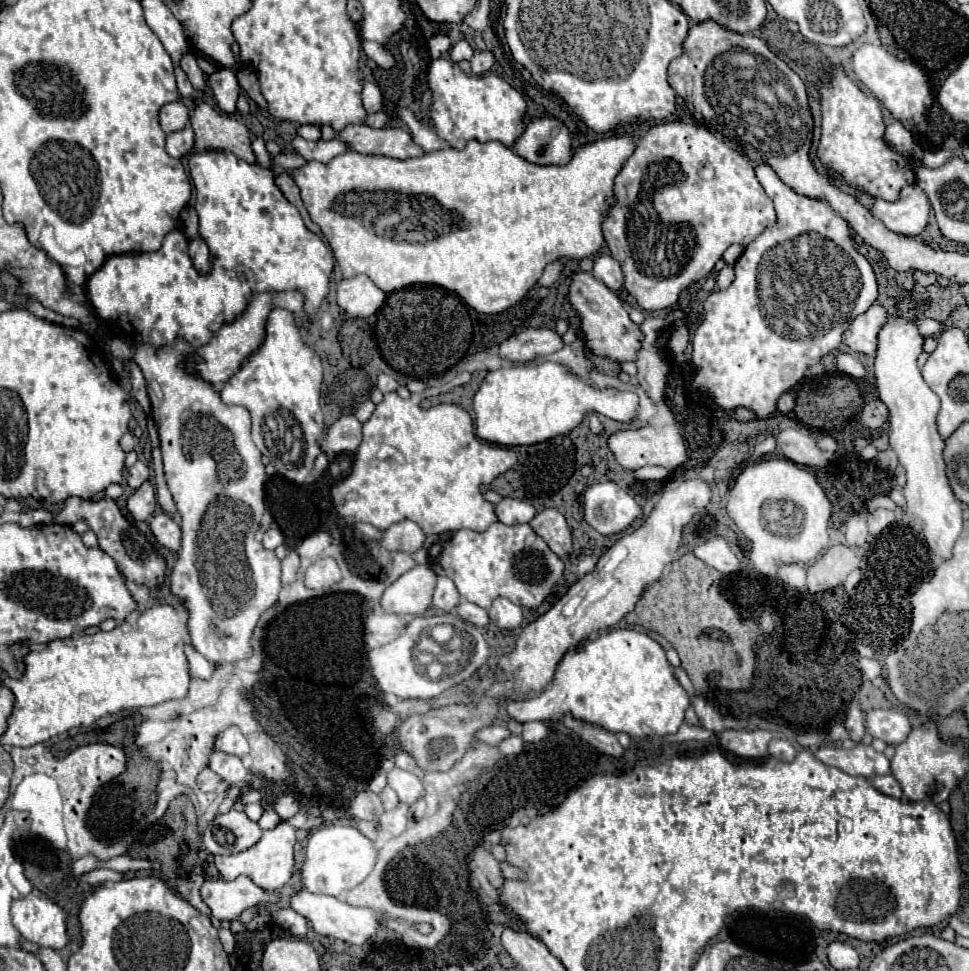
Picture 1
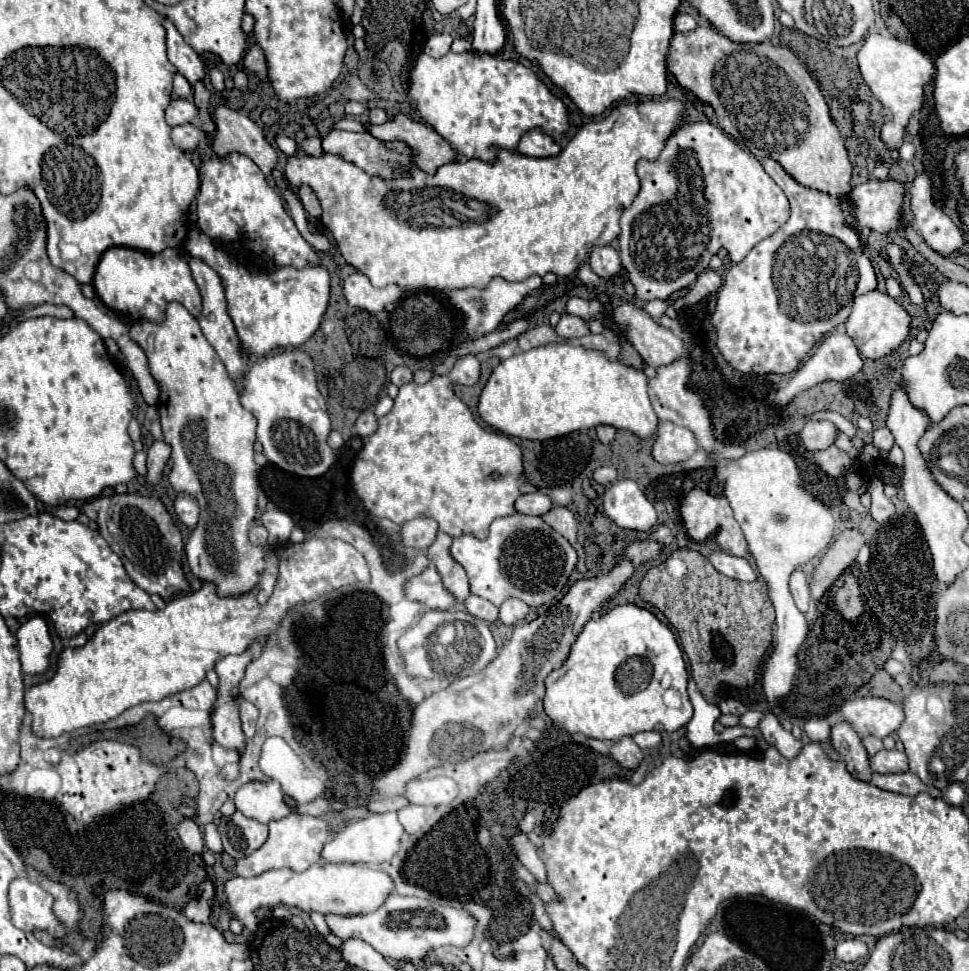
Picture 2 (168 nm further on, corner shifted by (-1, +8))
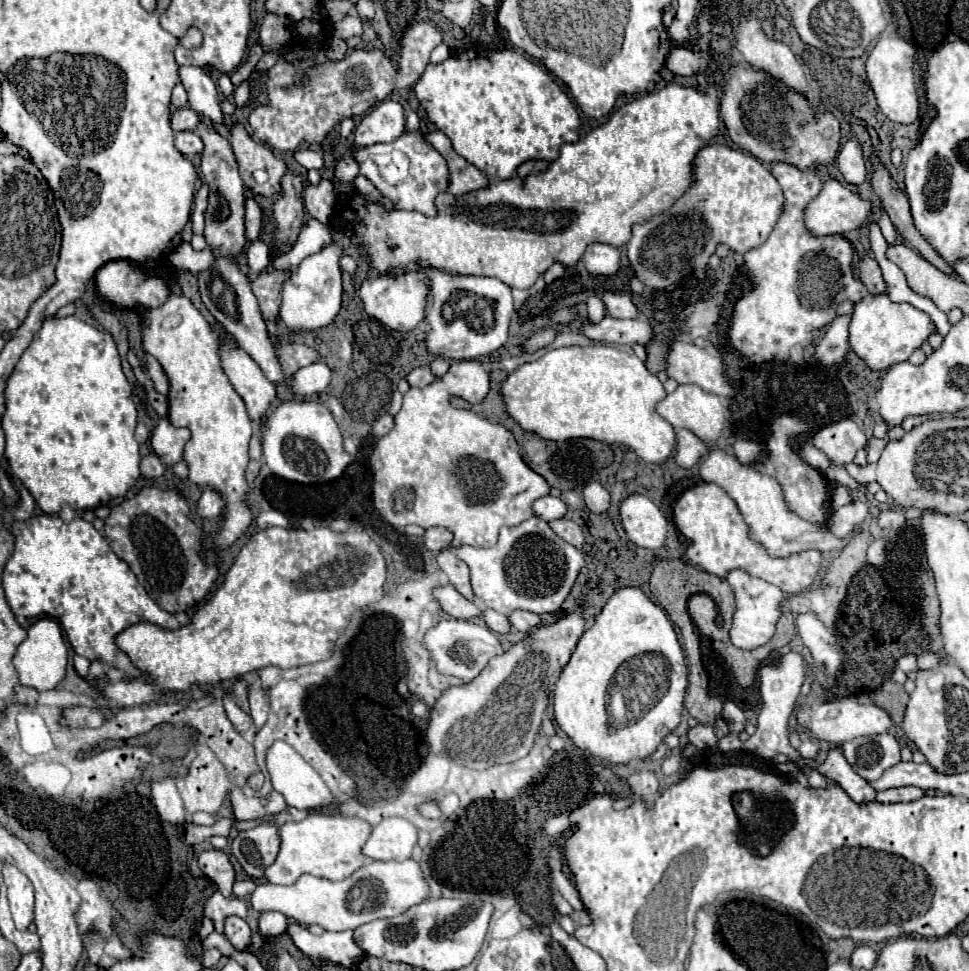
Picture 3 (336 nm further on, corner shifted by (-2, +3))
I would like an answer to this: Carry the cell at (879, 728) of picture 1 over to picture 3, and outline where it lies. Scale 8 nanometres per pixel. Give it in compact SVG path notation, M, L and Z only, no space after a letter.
M854 698L844 700L828 700L812 708L810 704L802 704L796 712L796 722L814 734L814 738L824 740L828 744L844 744L858 736L876 736L888 732L892 726L892 718L874 704L858 704Z

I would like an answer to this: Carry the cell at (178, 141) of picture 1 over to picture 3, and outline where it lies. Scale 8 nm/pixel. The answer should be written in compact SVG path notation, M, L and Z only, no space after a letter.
M192 130L178 132L178 134L174 136L174 144L176 144L176 148L178 148L184 156L202 154L202 150L204 150L204 144L202 144L198 132L192 132Z

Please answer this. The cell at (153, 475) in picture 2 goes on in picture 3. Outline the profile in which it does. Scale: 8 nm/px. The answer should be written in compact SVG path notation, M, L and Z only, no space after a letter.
M164 416L150 438L150 446L166 466L174 466L176 462L182 460L184 446L188 440L190 440L188 428L176 428L168 420L168 416Z

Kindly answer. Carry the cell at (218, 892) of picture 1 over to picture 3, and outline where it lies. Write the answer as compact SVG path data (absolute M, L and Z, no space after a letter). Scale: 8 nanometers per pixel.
M416 860L404 862L366 862L360 870L352 876L332 882L316 876L300 876L292 886L278 886L278 884L258 884L254 894L250 896L250 904L258 912L278 910L284 916L300 922L300 924L320 924L324 930L354 930L360 924L378 920L378 918L392 918L408 908L428 900L430 888L424 880L424 872Z

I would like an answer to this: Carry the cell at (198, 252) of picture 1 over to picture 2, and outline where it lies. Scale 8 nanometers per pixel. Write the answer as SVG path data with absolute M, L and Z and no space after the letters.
M191 257L189 267L193 271L193 279L199 285L199 291L201 291L201 297L203 297L203 311L201 311L201 321L199 321L201 329L203 329L203 335L207 337L207 341L213 345L213 349L217 351L221 361L225 363L229 375L239 381L241 375L247 371L247 357L241 353L239 339L237 339L237 333L235 333L235 325L233 325L233 321L227 313L227 303L225 303L225 293L223 293L221 279L219 279L217 271L213 267L209 267L207 263L203 263L203 259L199 259L199 257Z

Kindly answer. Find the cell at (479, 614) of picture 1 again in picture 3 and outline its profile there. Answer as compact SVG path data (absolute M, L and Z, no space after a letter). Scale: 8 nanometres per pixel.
M490 608L484 610L482 620L486 622L486 626L488 626L490 630L494 630L494 632L498 632L498 634L508 634L508 632L512 632L512 626L510 626L508 618L506 618L504 614L496 612L496 610L490 610Z

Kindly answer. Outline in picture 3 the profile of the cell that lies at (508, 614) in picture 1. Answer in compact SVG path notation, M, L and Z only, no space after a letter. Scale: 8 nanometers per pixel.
M524 610L514 612L508 620L510 620L512 628L514 628L514 630L520 630L520 632L530 632L530 630L538 628L540 622L542 622L542 618L540 618L538 614L534 614L534 612L524 612Z

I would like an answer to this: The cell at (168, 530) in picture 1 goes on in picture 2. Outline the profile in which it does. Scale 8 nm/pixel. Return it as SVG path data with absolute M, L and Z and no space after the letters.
M177 497L173 503L173 511L179 519L179 523L183 523L185 527L195 527L197 517L199 517L199 507L197 501L193 497Z

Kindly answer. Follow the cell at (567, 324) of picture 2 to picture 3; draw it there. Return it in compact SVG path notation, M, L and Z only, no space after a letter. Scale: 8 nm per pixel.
M604 316L600 324L588 322L586 326L582 326L580 332L592 338L594 342L610 342L610 344L624 344L624 346L632 346L632 344L648 346L650 340L654 338L652 324L646 316L640 316L636 320L618 320L618 318Z

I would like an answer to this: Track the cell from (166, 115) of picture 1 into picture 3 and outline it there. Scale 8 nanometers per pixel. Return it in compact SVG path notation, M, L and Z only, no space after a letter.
M184 106L172 112L172 130L174 132L182 132L182 130L196 130L196 126L200 124L200 114L194 112L192 108Z

